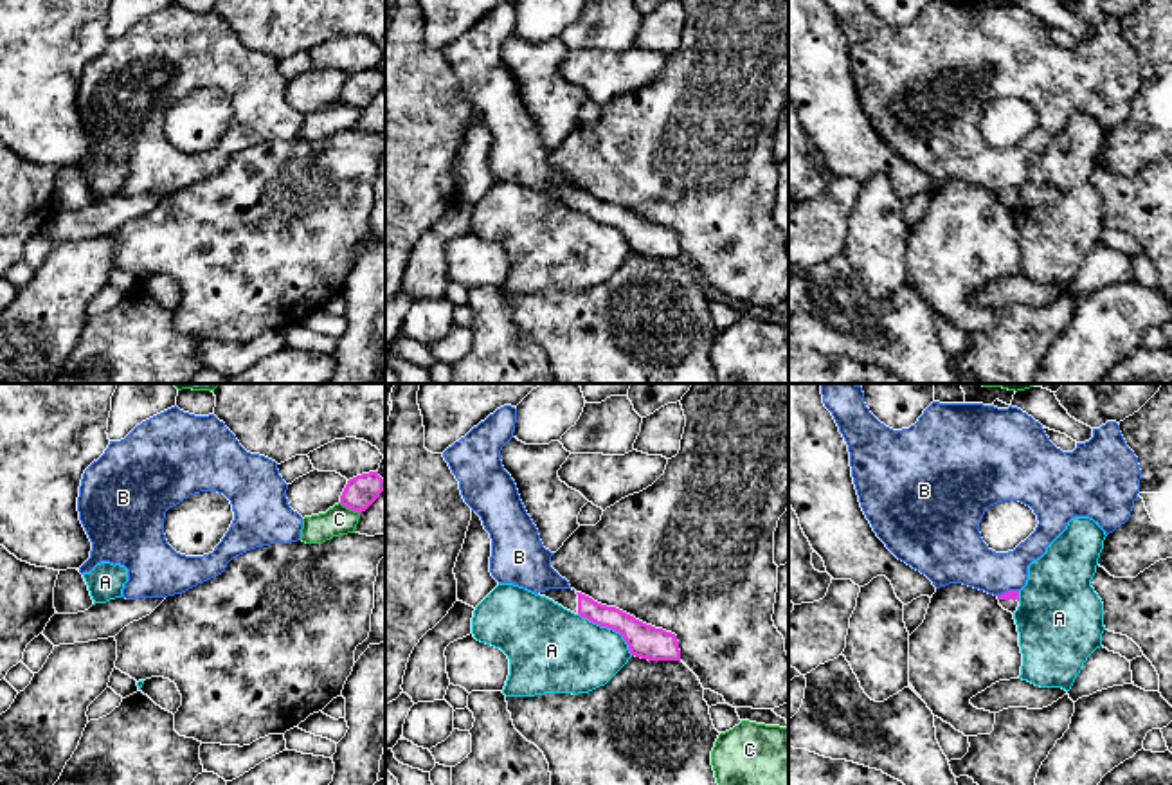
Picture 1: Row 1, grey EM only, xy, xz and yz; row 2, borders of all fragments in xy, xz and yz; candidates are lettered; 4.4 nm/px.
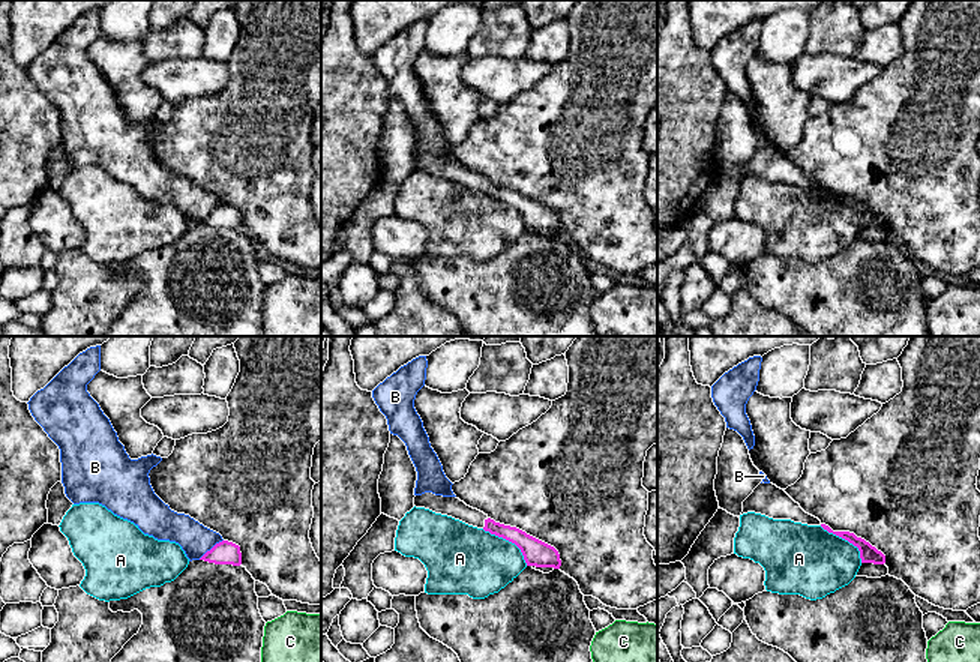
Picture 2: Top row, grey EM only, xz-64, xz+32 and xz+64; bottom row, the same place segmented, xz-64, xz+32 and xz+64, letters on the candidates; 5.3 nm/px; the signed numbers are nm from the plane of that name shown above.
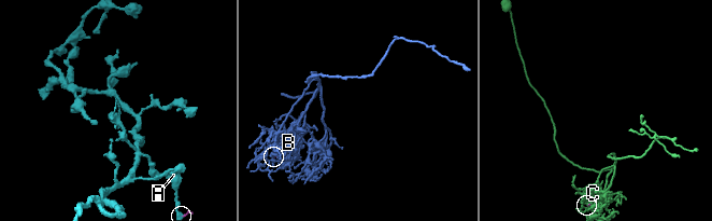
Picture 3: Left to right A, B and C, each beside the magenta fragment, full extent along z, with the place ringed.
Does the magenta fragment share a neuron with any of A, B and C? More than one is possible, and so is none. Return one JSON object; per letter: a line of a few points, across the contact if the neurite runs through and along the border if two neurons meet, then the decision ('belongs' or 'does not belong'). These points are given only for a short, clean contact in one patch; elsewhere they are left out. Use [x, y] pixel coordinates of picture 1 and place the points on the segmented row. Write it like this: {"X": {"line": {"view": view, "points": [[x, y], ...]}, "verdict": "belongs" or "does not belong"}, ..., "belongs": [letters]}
{"A": {"line": {"view": "xz", "points": [[578, 613], [614, 629], [632, 654]]}, "verdict": "does not belong"}, "B": {"verdict": "does not belong"}, "C": {"verdict": "does not belong"}, "belongs": []}

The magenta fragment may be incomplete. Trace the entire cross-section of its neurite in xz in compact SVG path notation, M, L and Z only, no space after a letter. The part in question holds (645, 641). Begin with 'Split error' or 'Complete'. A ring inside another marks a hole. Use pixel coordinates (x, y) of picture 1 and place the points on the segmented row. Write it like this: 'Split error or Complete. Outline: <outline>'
Split error. Outline: M549 589L538 594L600 627L619 632L630 654L636 657L648 661L681 661L679 641L672 632L646 625L616 607L601 605L572 589Z

